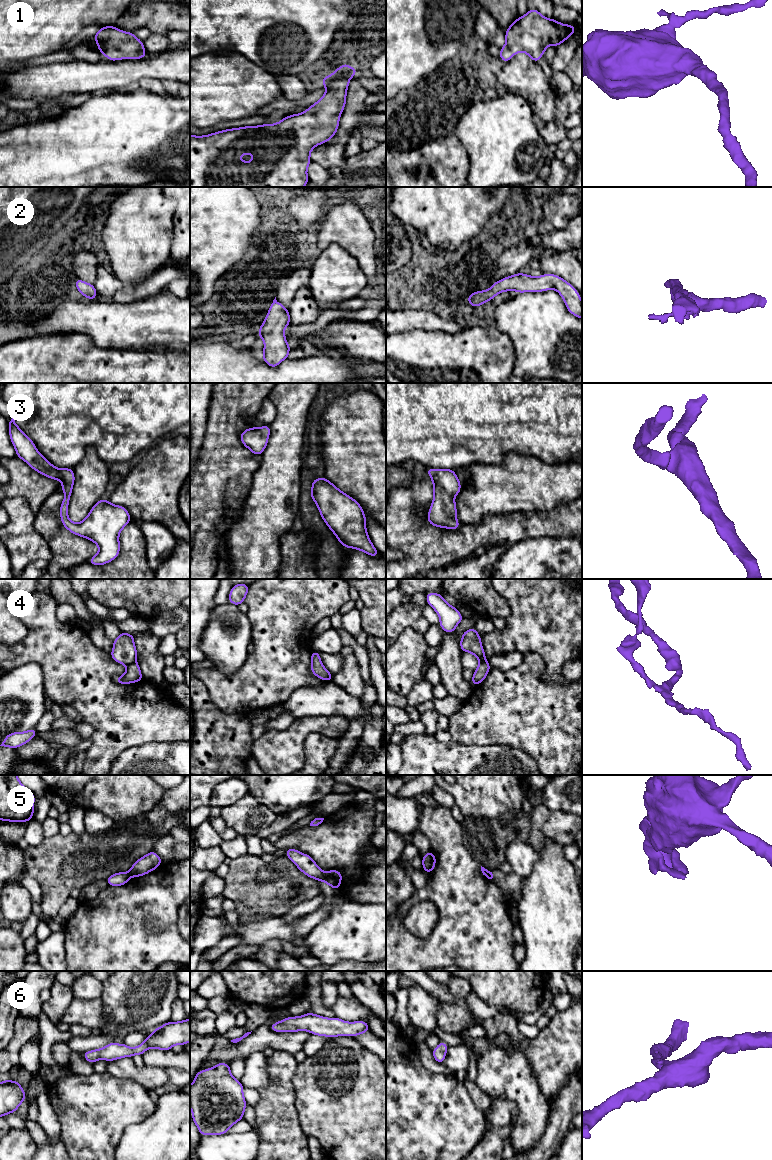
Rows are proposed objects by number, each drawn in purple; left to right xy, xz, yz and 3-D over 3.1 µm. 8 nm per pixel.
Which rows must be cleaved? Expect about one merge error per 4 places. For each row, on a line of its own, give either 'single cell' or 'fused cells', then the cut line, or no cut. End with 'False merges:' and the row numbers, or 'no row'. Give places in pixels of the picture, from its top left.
1: single cell | no cut
2: single cell | no cut
3: single cell | no cut
4: fused cells | xy (135, 661), (127, 666)
5: fused cells | xz (324, 873), (325, 881)
6: single cell | no cut
False merges: 4, 5

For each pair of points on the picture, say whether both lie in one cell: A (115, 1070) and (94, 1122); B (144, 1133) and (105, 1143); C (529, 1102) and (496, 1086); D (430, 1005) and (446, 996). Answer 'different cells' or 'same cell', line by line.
A: different cells
B: different cells
C: same cell
D: different cells

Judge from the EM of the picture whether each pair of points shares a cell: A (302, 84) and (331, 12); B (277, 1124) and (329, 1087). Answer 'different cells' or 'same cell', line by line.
A: different cells
B: different cells

